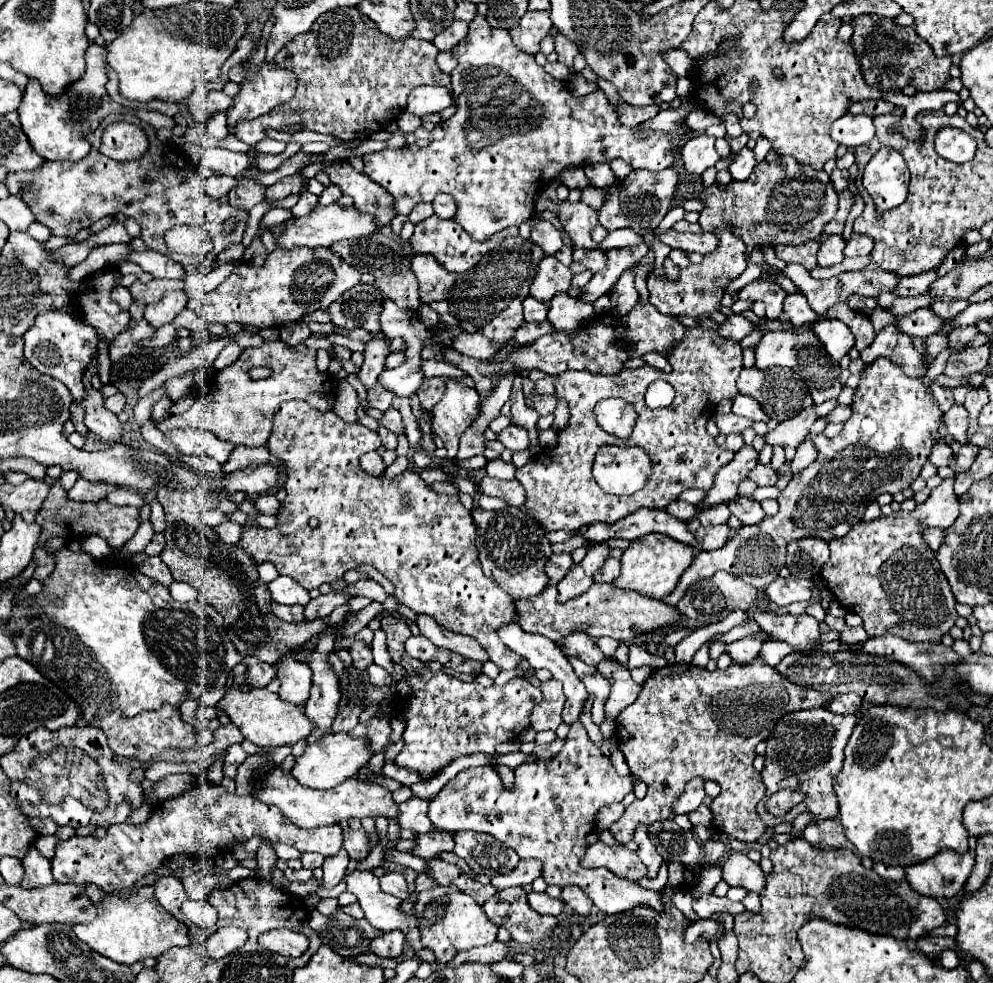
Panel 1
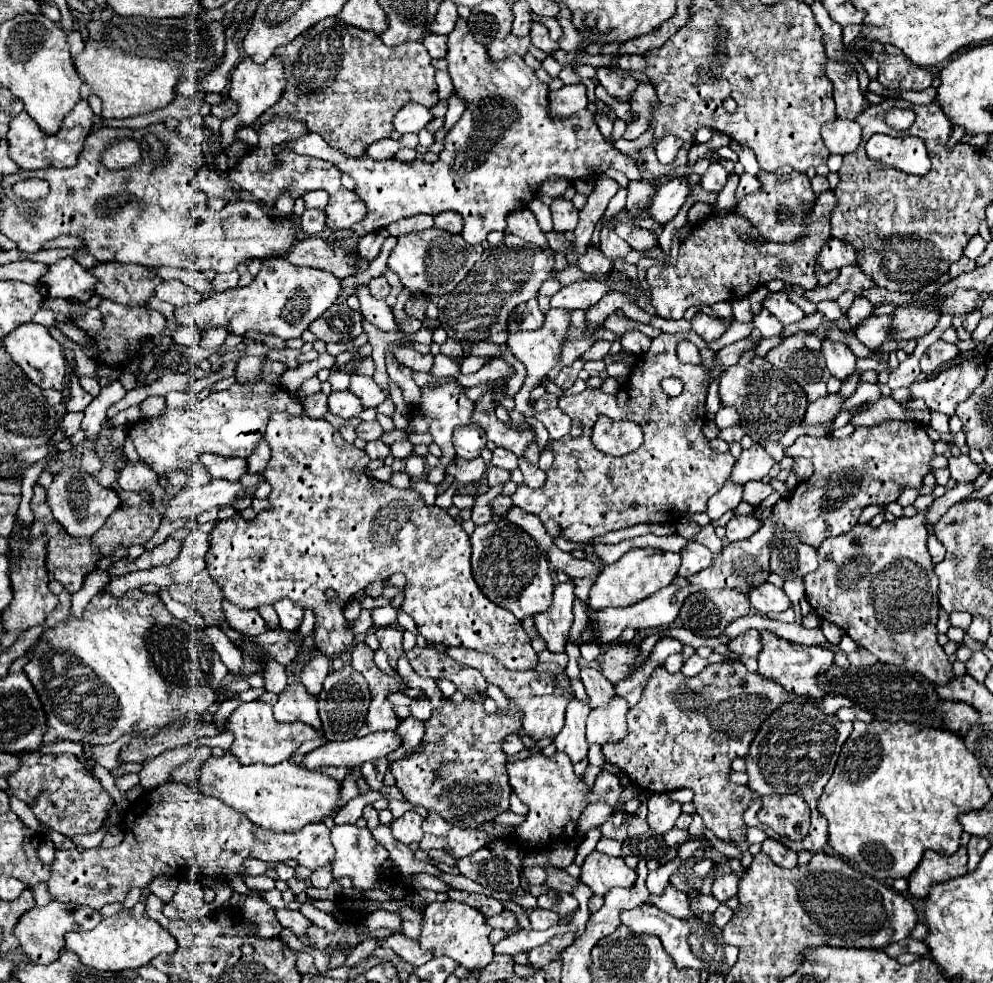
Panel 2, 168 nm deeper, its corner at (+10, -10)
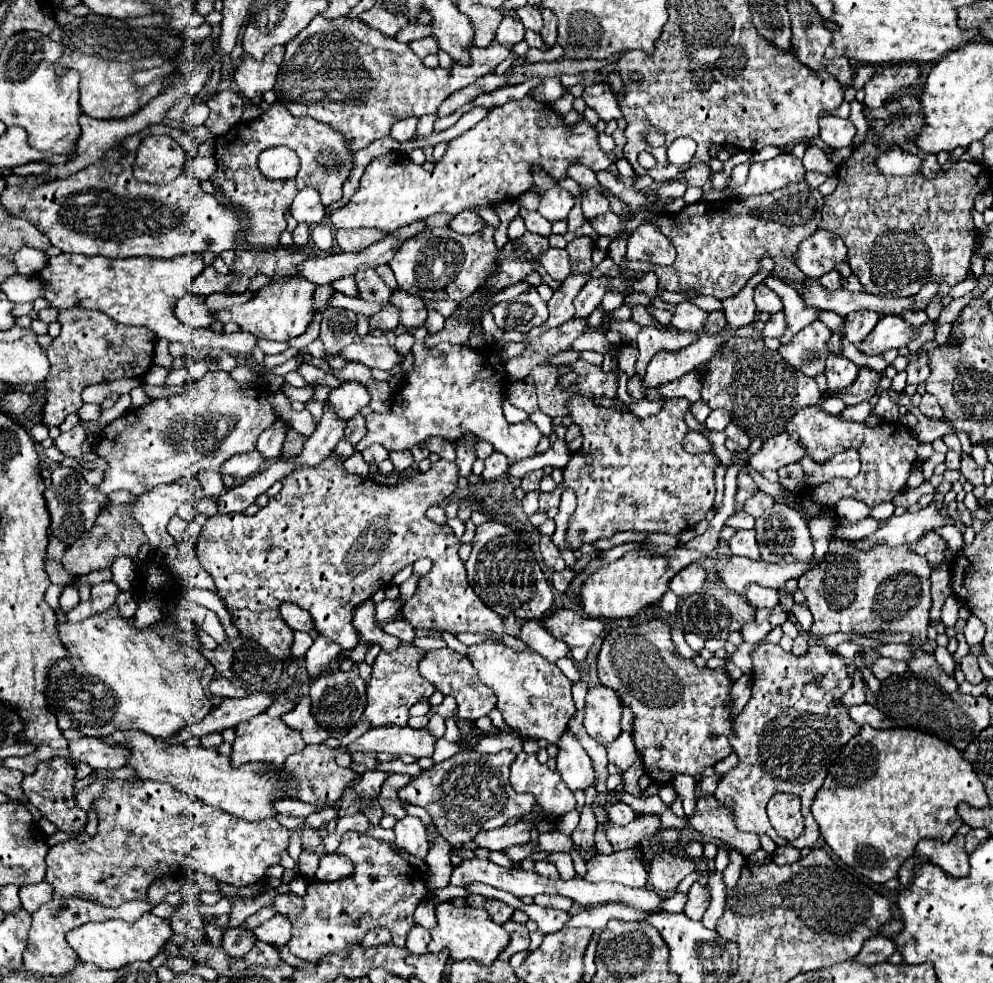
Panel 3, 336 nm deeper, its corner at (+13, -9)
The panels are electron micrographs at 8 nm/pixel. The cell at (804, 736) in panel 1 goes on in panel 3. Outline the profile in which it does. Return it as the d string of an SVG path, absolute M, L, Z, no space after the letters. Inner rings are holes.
M761 643L753 653L753 689L751 689L751 699L735 719L735 735L731 737L733 751L739 755L739 765L729 771L727 775L721 777L719 787L715 789L715 797L721 803L731 805L735 823L741 831L749 833L765 833L769 835L777 845L791 845L797 849L809 847L813 849L819 841L819 827L811 815L811 803L815 793L825 781L827 769L833 763L833 753L835 757L841 753L841 749L847 745L847 741L859 731L857 723L853 723L847 715L847 709L839 703L841 695L851 687L853 679L845 671L845 661L839 653L831 653L823 645L811 645L809 651L801 657L793 655L791 651L783 651L779 645L773 643ZM779 793L795 793L801 797L801 813L805 819L805 831L799 839L795 841L785 841L777 833L773 833L773 827L765 815L767 801Z

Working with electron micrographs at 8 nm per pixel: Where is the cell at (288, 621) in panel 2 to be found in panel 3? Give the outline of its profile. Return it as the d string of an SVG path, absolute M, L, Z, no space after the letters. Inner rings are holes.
M283 603L281 605L281 617L283 621L293 629L293 631L305 631L309 633L313 629L313 621L311 621L311 615L301 609L299 605L293 605L293 603Z

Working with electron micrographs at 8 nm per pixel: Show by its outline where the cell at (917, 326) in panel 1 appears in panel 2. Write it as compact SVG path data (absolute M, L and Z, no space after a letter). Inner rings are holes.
M868 316L862 324L854 328L854 334L864 346L868 346L870 350L876 350L884 340L888 340L890 318L888 316Z

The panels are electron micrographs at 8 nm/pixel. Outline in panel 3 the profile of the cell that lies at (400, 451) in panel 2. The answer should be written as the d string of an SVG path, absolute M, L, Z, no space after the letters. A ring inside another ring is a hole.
M407 449L405 451L397 451L397 453L389 453L389 459L393 461L395 471L399 471L399 473L407 471L413 465L413 455Z

